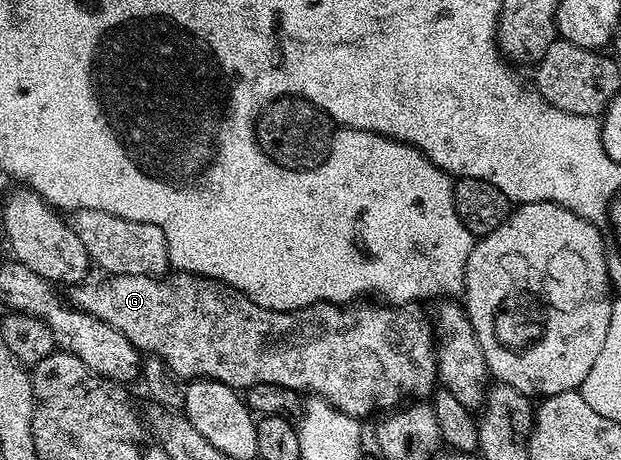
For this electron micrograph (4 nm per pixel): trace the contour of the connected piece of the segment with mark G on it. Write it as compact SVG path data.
M172 272L167 276L160 277L113 274L103 280L105 282L100 282L97 286L88 286L89 284L73 285L69 289L72 291L66 294L67 301L75 306L76 309L94 316L98 320L110 324L110 328L122 332L122 336L126 336L126 340L130 340L130 344L134 344L137 350L145 355L161 358L172 369L172 373L181 380L209 378L233 388L247 388L258 384L278 384L297 392L309 390L307 392L309 395L325 398L330 405L338 408L343 414L349 414L351 418L361 420L367 419L367 414L372 414L375 410L388 412L401 404L407 403L409 400L427 399L438 386L434 326L429 319L427 322L418 311L412 310L416 308L397 308L392 304L379 304L380 306L360 306L364 304L356 304L351 308L337 308L335 305L326 302L315 302L313 306L307 306L301 310L267 310L258 304L254 304L248 298L245 298L243 294L237 294L236 291L227 288L221 289L217 283L207 278L201 278L199 274Z

